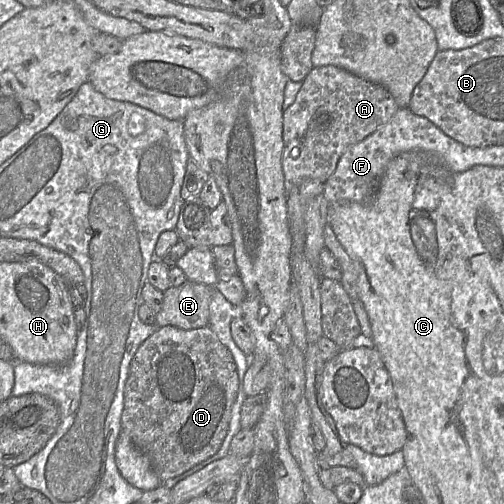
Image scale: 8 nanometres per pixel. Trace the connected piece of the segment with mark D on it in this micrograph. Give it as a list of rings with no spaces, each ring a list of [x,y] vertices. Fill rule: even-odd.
[[[171,325],[162,326],[140,344],[130,363],[129,375],[124,388],[124,408],[121,417],[122,432],[131,439],[136,448],[149,458],[155,473],[162,482],[165,482],[183,474],[213,456],[220,449],[229,429],[232,407],[236,401],[238,391],[239,377],[233,356],[229,349],[220,342],[210,326],[190,330]]]

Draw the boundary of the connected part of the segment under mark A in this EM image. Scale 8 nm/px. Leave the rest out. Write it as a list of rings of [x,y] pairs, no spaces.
[[[333,65],[313,67],[302,81],[295,101],[283,110],[281,163],[286,200],[293,187],[307,180],[325,183],[344,151],[387,123],[398,109],[382,85]]]

